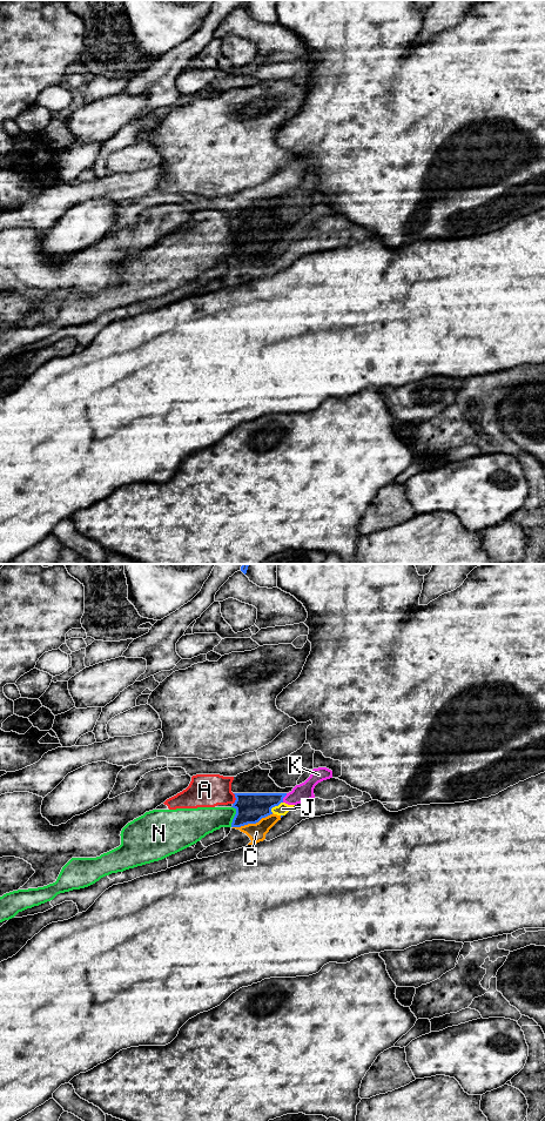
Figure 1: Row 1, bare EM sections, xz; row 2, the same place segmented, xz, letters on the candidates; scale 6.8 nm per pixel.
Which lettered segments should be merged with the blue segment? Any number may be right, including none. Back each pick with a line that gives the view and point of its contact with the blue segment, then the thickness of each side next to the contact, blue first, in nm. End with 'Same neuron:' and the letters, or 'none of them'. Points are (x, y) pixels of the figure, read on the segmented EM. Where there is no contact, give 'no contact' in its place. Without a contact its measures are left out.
Same neuron: none of them

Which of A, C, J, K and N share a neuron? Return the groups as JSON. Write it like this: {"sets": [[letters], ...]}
{"sets": [["A", "N"], ["C", "J", "K"]]}

